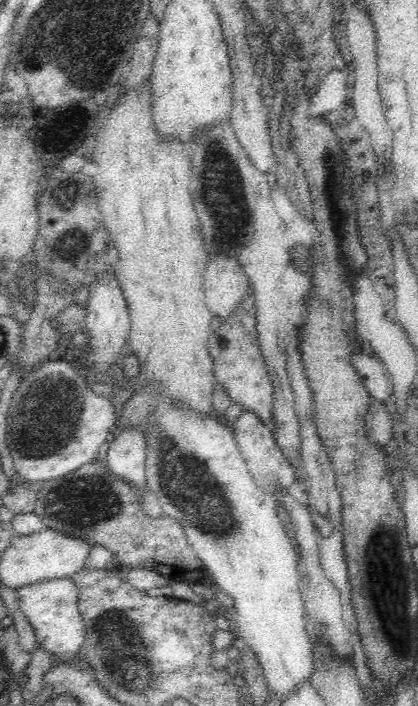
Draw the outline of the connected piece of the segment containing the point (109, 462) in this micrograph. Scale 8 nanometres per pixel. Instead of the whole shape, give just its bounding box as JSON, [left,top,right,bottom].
[103,429,147,487]

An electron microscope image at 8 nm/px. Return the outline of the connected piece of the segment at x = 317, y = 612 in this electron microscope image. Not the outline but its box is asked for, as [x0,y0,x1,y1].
[274,489,353,658]

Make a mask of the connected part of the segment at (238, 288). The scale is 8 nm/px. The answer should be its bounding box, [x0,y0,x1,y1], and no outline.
[203,255,250,322]

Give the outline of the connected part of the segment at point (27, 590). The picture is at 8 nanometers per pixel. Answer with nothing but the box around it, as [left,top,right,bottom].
[16,577,86,659]

